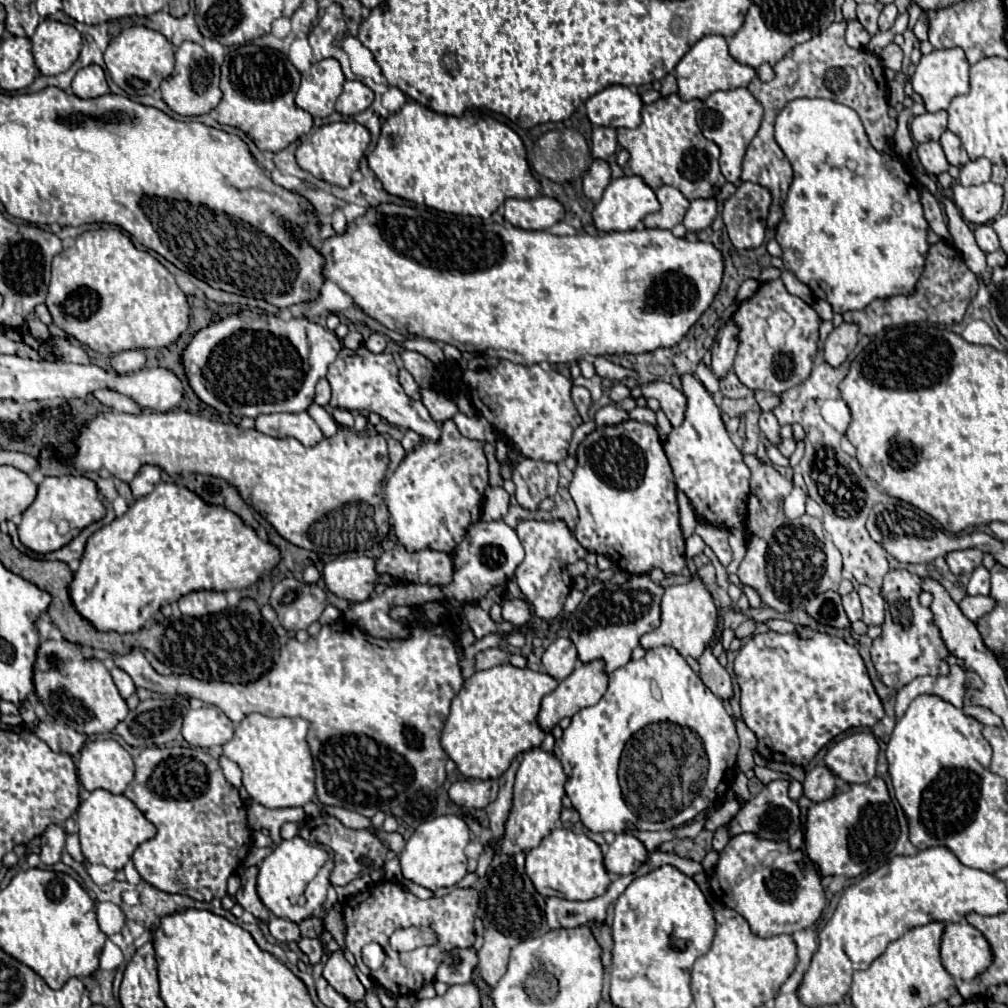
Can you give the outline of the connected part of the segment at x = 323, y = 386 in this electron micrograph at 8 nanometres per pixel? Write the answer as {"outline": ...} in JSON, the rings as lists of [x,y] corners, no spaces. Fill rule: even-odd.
{"outline":[[[321,378],[321,380],[317,382],[317,392],[315,392],[315,404],[319,404],[319,406],[327,406],[329,398],[331,398],[331,388],[329,388],[329,382],[327,382],[325,378]]]}

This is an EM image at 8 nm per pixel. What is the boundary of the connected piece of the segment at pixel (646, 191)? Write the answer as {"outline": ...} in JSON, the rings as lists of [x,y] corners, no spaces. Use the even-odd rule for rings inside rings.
{"outline":[[[623,176],[605,188],[601,202],[593,210],[593,224],[599,232],[631,230],[645,214],[657,210],[659,200],[655,192],[639,176]]]}

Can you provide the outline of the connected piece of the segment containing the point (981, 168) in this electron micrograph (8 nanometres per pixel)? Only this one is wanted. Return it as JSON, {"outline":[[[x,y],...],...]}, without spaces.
{"outline":[[[977,158],[973,162],[967,162],[961,166],[961,176],[959,182],[963,186],[973,186],[973,184],[983,184],[991,178],[991,162],[987,158]]]}

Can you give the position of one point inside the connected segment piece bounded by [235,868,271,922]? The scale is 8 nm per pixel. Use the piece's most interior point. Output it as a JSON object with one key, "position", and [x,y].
{"position":[247,897]}

